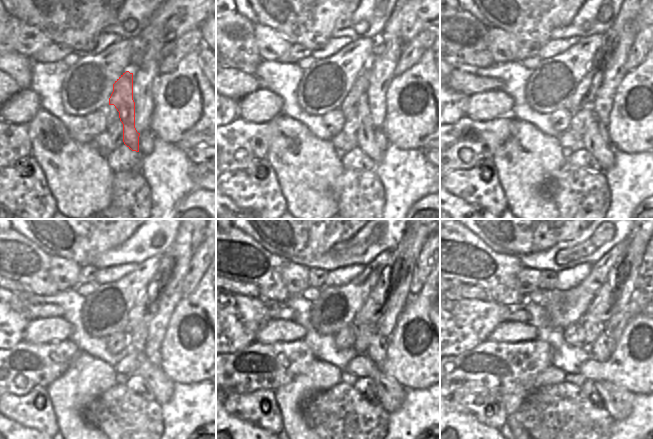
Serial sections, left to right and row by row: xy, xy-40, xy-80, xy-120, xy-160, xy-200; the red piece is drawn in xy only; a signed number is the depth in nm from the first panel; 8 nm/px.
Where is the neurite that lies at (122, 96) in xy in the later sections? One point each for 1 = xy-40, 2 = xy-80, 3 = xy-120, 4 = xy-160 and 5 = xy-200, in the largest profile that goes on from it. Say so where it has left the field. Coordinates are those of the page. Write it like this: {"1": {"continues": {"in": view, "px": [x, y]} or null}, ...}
{"1": {"continues": {"in": "xy-40", "px": [366, 141]}}, "2": {"continues": {"in": "xy-80", "px": [592, 142]}}, "3": {"continues": {"in": "xy-120", "px": [162, 387]}}, "4": {"continues": {"in": "xy-160", "px": [391, 395]}}, "5": {"continues": {"in": "xy-200", "px": [618, 401]}}}

